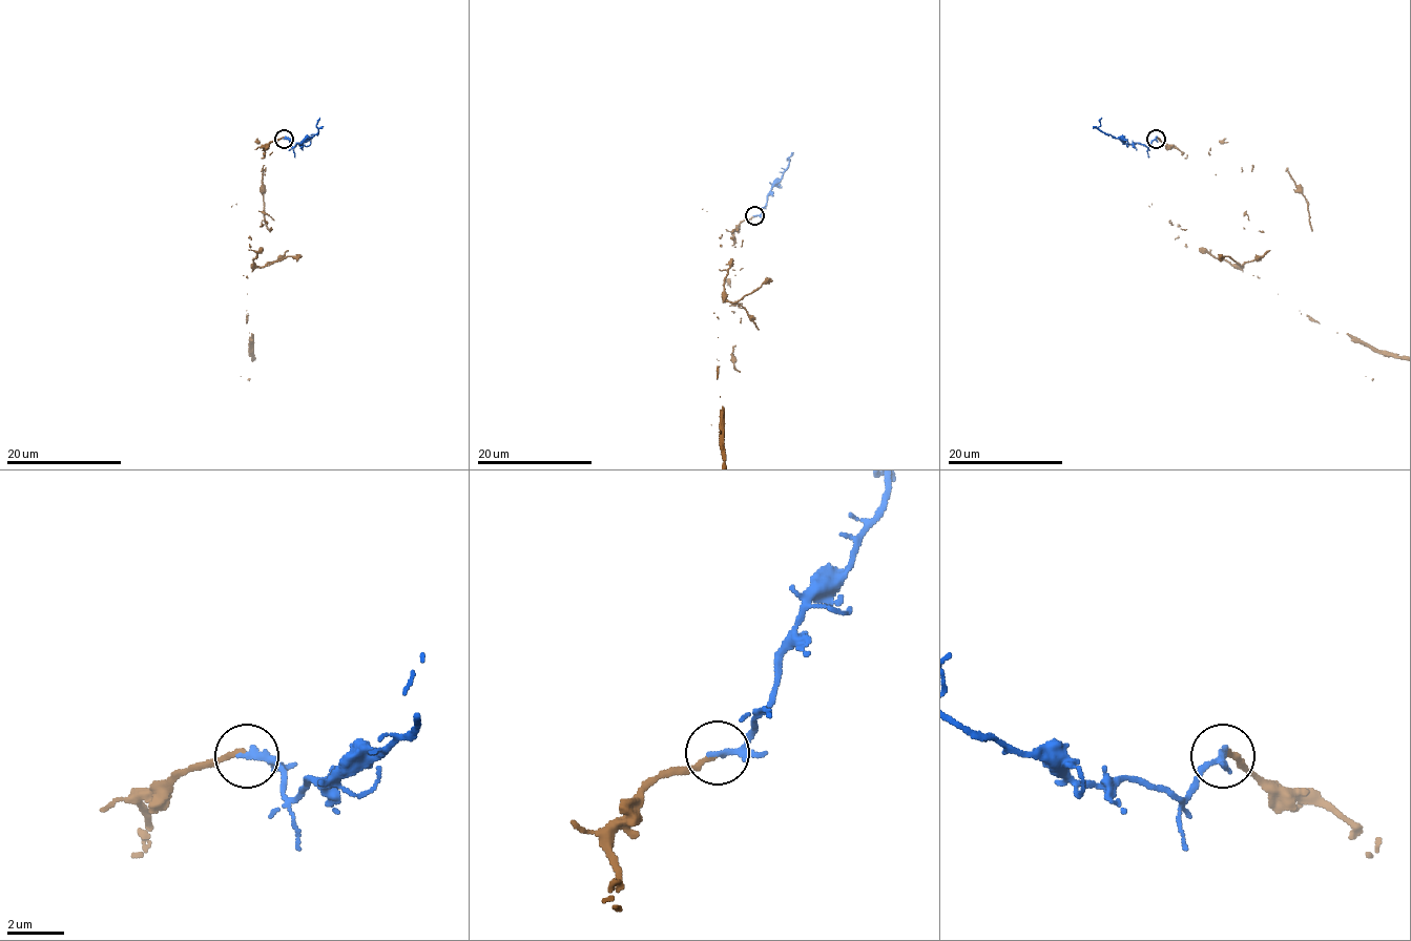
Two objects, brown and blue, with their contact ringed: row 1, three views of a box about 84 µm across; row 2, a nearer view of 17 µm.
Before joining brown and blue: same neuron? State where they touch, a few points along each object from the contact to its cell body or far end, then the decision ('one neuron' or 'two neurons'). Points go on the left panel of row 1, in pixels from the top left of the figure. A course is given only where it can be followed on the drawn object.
(284, 139) | blue via (284, 139), (288, 139), (294, 147), (296, 143), (304, 143), (318, 131), (319, 117) | one neuron

